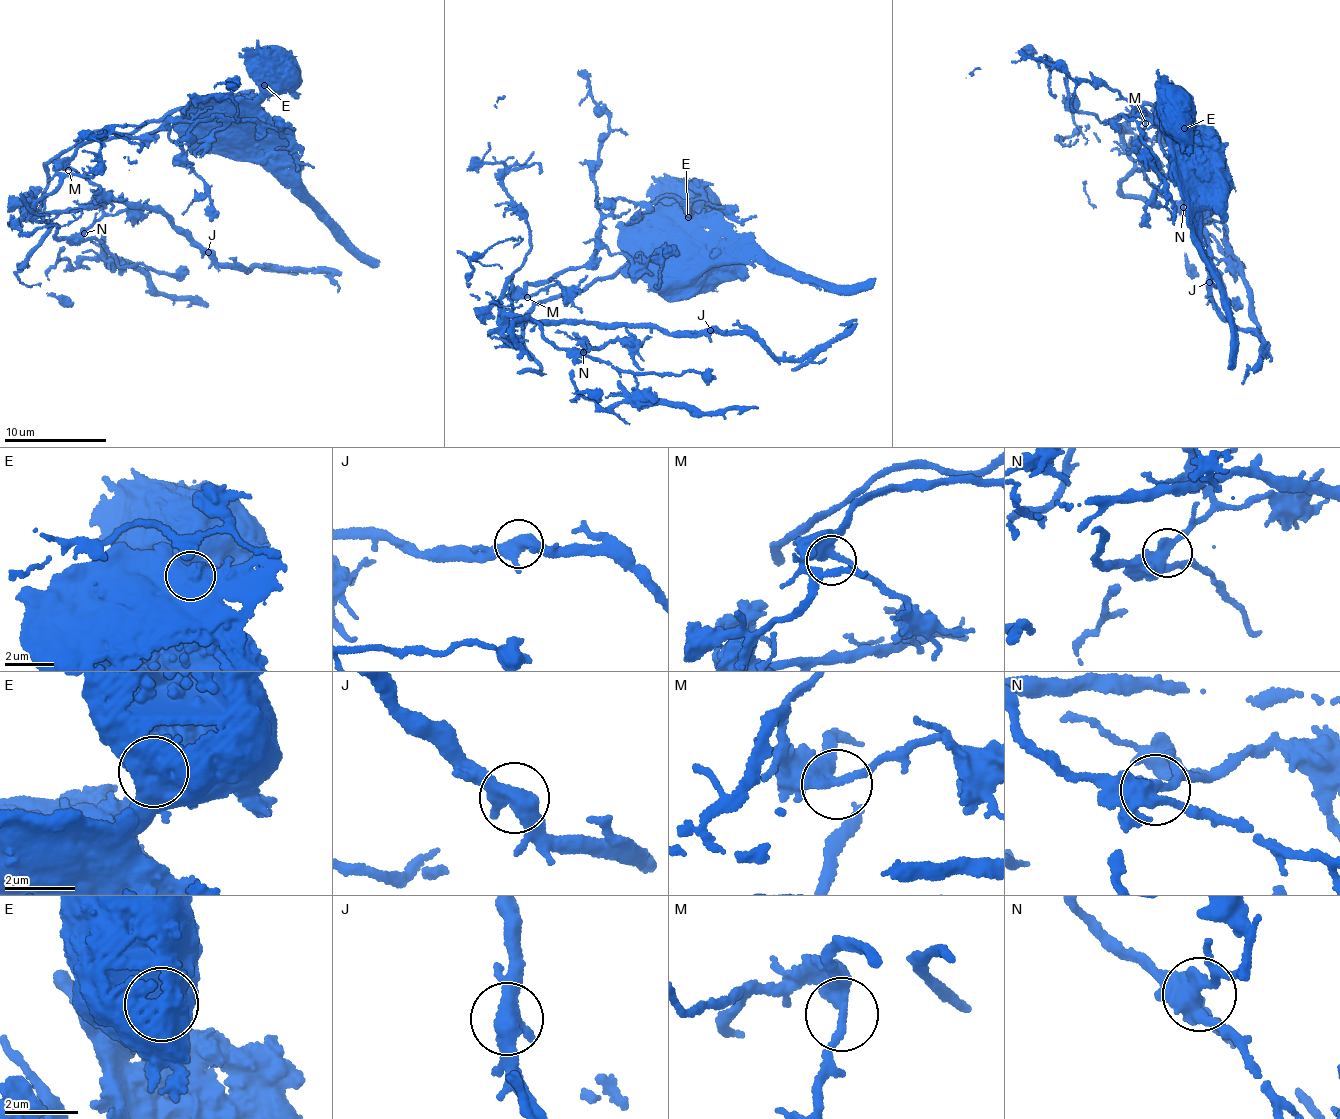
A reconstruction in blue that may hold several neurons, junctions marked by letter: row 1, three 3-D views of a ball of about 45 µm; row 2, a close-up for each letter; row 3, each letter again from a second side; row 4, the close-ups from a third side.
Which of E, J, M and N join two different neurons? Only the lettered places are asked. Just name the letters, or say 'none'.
E

